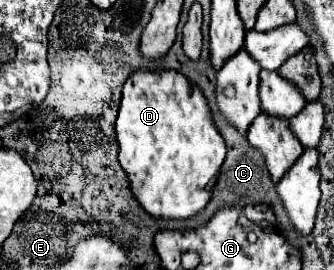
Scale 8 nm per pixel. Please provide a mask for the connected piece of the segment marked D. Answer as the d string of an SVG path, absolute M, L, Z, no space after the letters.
M135 70L123 84L123 98L117 116L119 162L129 176L131 190L139 204L155 218L185 220L201 212L211 200L211 190L225 160L225 142L219 134L207 98L201 88L191 84L175 70Z

